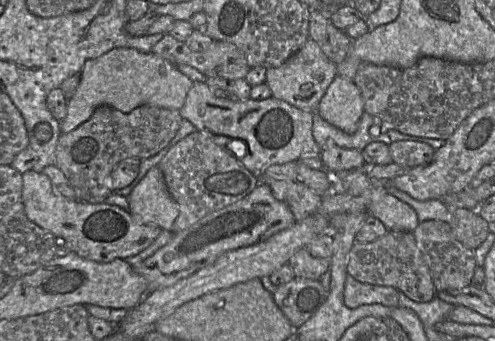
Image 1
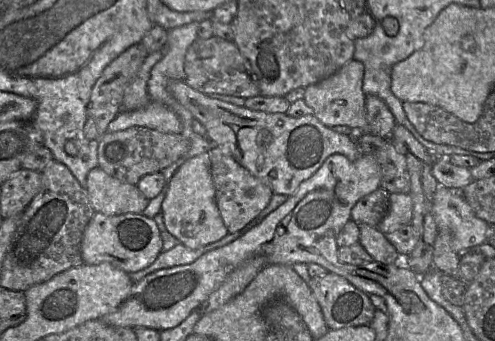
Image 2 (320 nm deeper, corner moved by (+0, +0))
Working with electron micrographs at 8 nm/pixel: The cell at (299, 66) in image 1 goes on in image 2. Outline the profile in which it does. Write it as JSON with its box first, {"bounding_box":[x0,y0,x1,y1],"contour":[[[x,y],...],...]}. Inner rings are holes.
{"bounding_box":[303,58,366,128],"contour":[[[354,58],[330,77],[305,87],[303,100],[313,109],[313,115],[324,125],[363,128],[366,120],[366,95],[363,92],[364,65]]]}

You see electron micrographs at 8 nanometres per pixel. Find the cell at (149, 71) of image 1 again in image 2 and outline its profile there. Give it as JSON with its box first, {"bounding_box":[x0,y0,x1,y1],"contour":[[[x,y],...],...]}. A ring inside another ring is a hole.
{"bounding_box":[108,101,183,133],"contour":[[[151,101],[137,110],[122,110],[109,123],[108,131],[124,130],[133,126],[143,126],[167,133],[182,133],[183,125],[179,116],[162,103]]]}

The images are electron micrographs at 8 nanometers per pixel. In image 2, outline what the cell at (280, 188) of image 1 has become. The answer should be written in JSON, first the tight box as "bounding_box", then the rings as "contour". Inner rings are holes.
{"bounding_box":[358,224,408,267],"contour":[[[358,224],[360,229],[358,243],[365,248],[373,260],[385,264],[394,264],[398,267],[406,267],[408,256],[401,256],[383,232],[368,224]]]}

